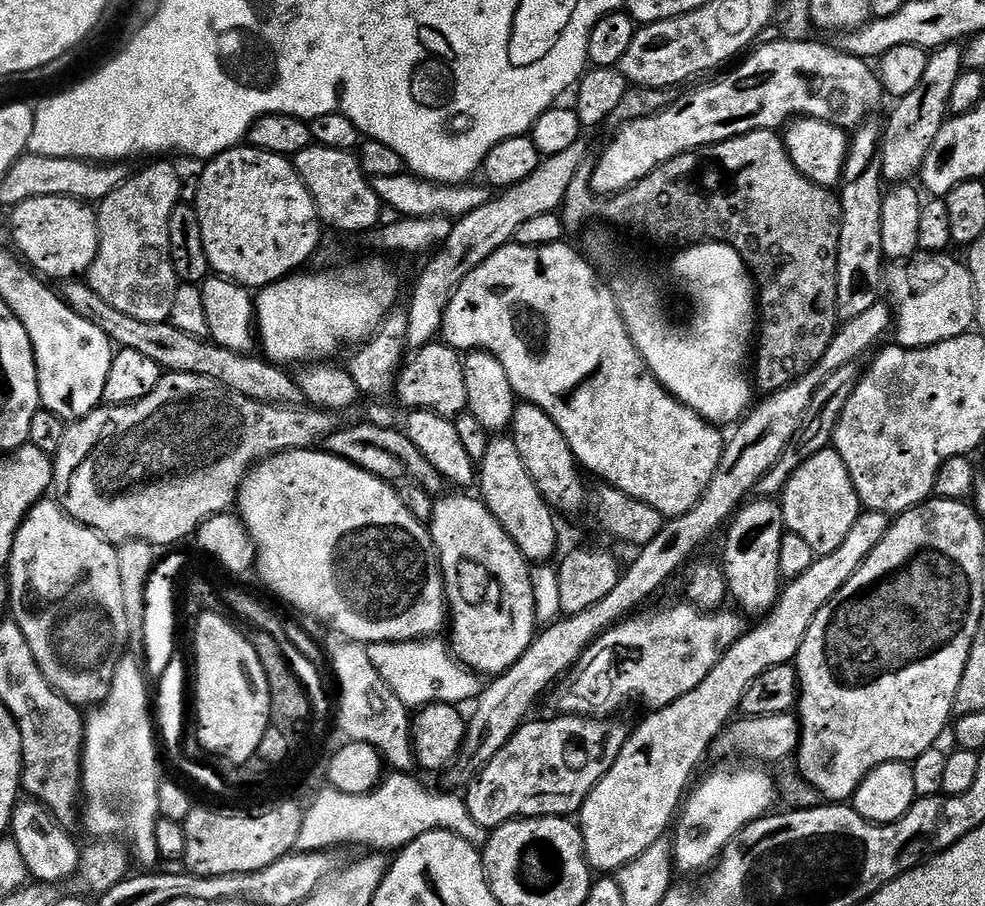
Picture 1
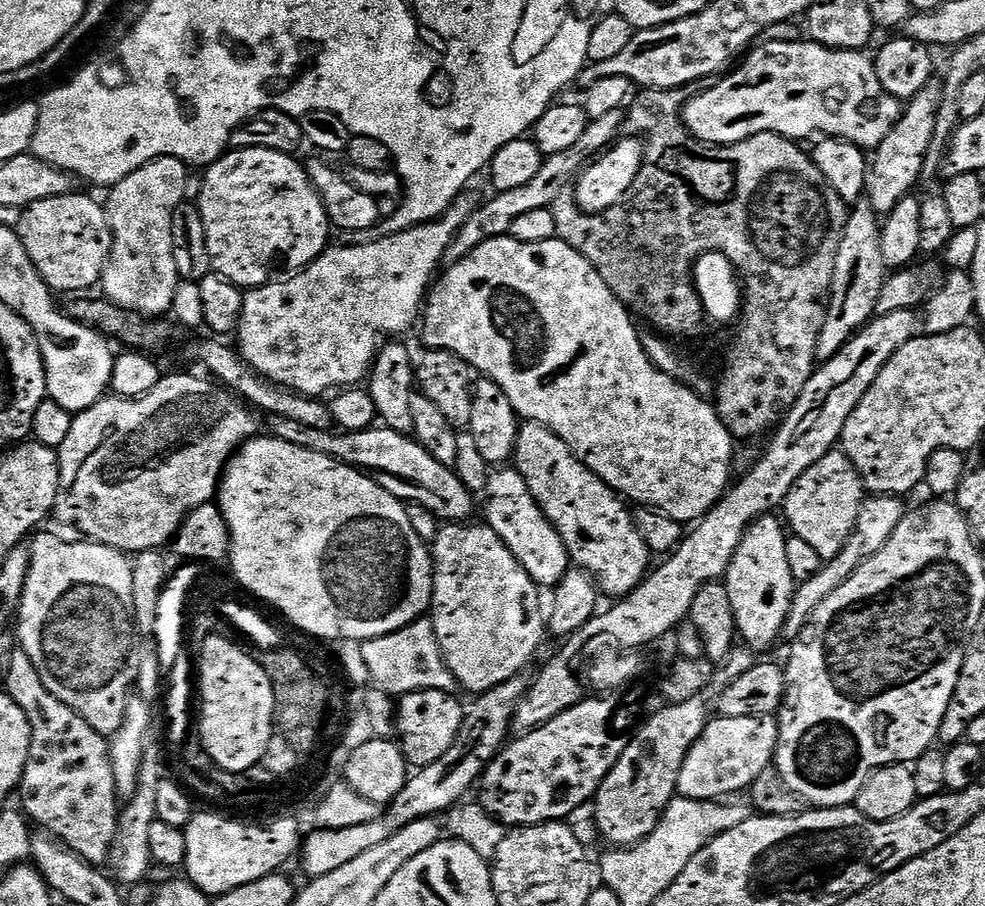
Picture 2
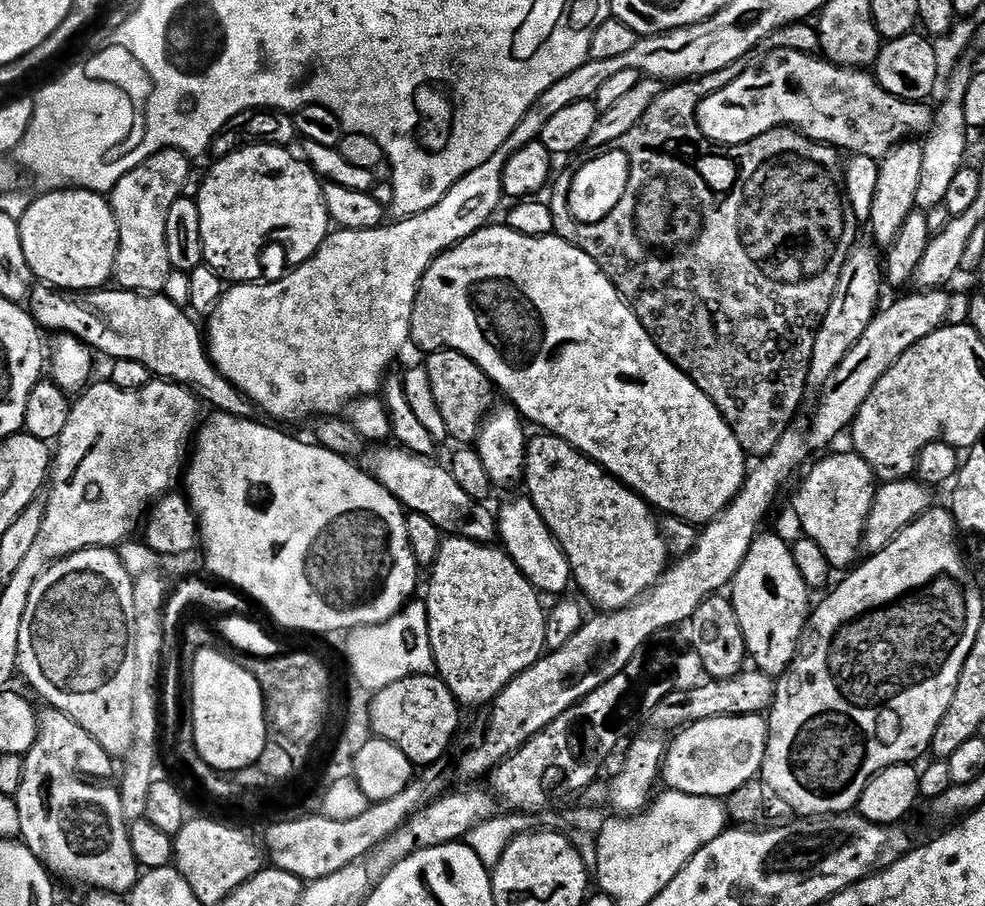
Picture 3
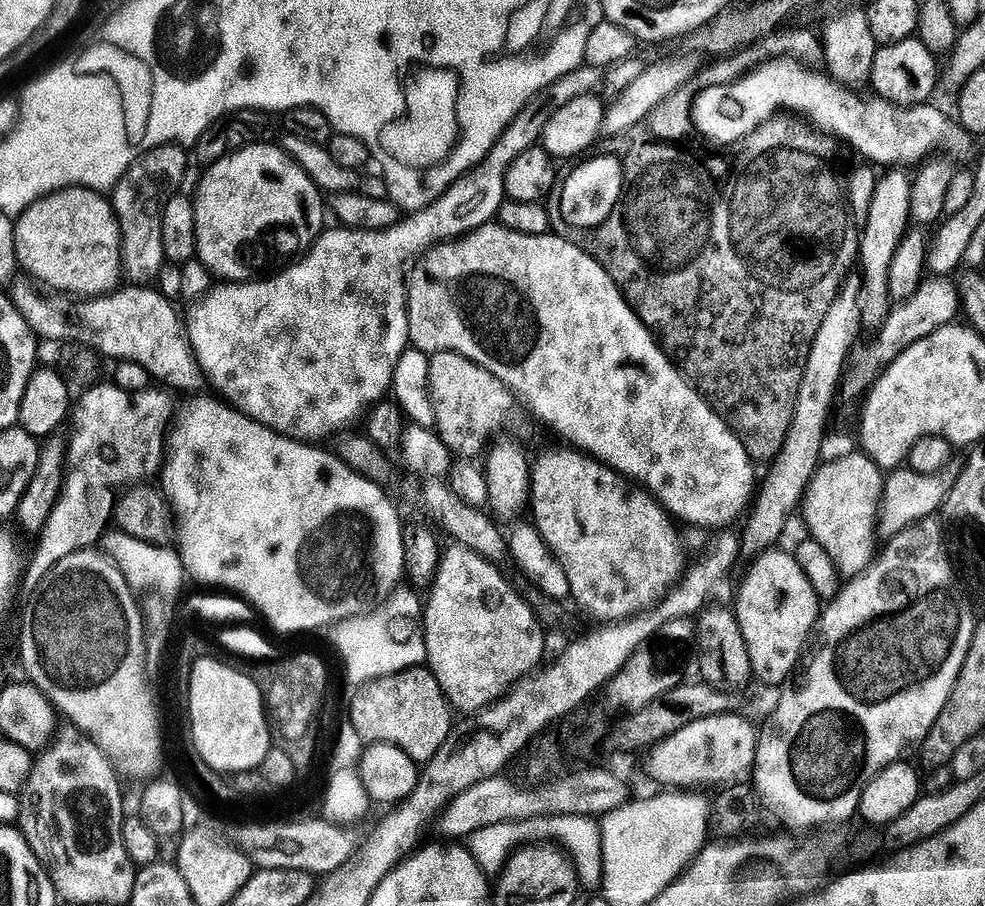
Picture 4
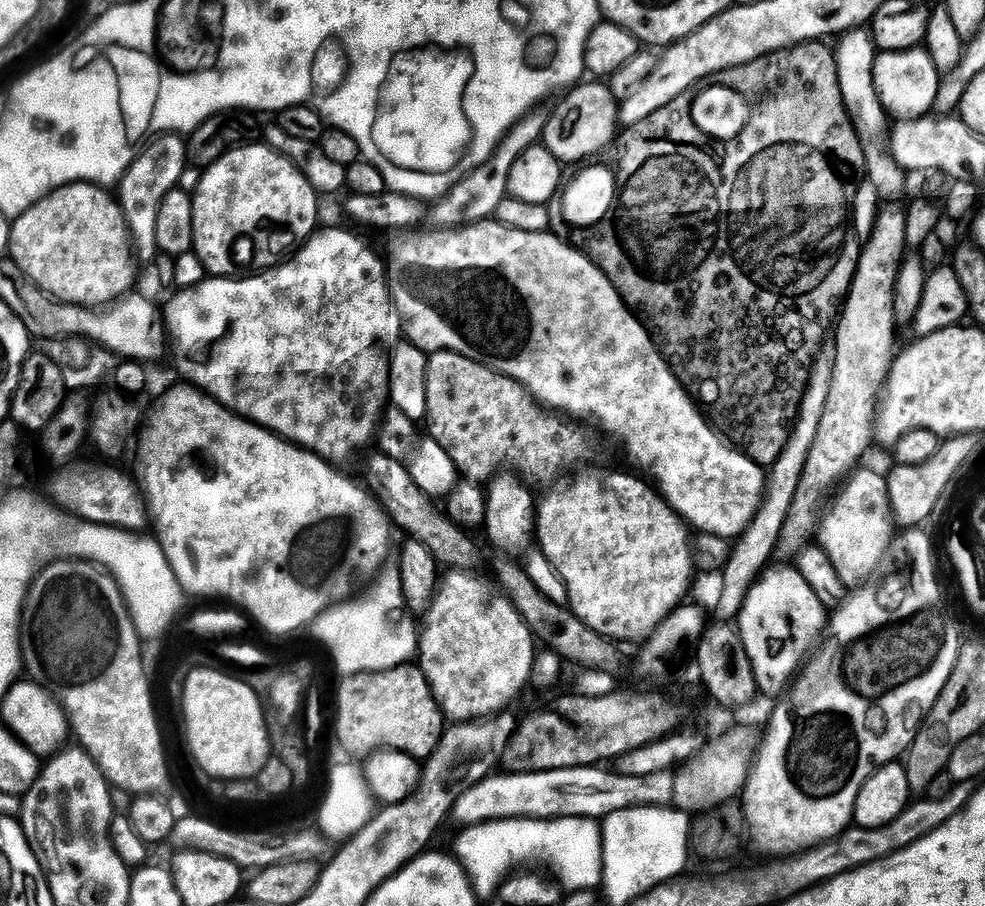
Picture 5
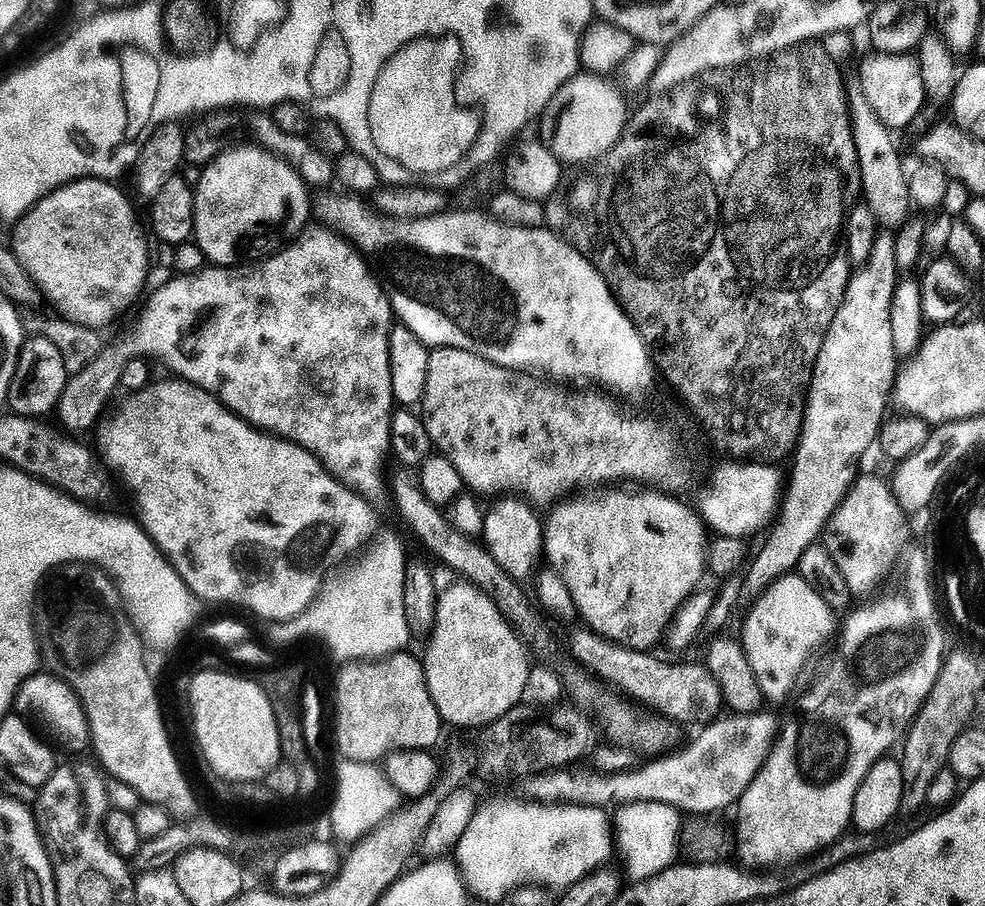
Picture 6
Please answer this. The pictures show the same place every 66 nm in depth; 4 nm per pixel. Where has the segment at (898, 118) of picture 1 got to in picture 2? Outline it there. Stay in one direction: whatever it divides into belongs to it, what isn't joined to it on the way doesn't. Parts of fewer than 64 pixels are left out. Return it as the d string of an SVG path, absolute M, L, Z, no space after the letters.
M937 81L928 82L905 108L890 134L880 140L875 147L874 160L870 162L870 169L866 180L866 196L873 210L879 216L887 216L894 206L906 195L909 195L918 178L923 175L924 160L933 138L937 110L940 108L941 87Z

